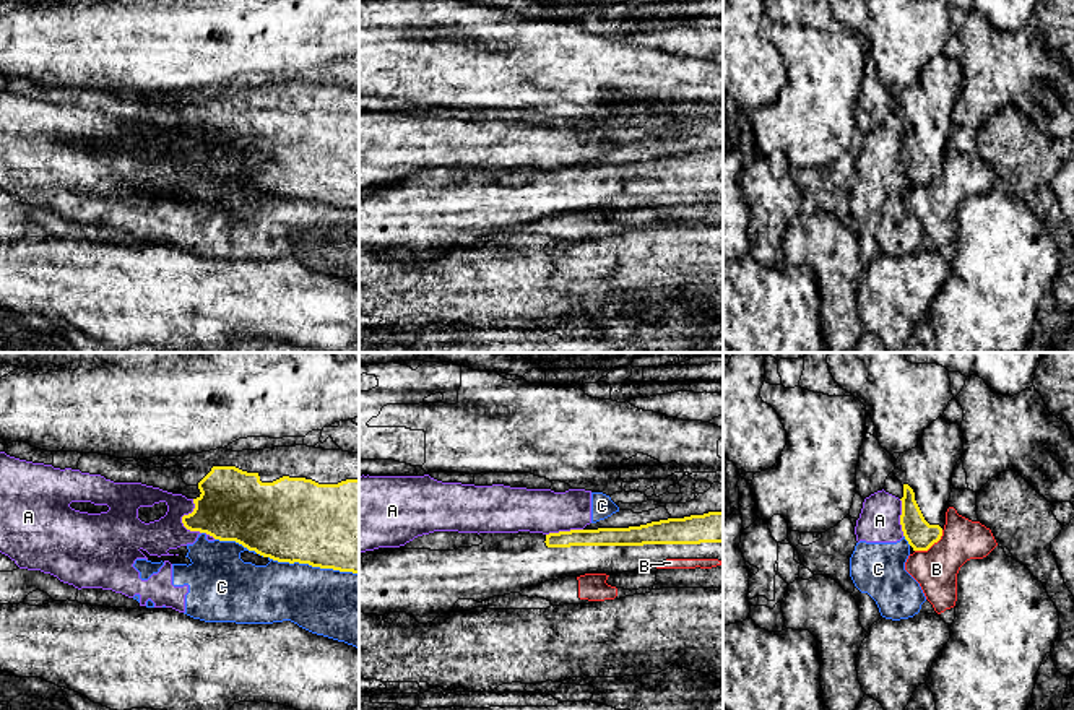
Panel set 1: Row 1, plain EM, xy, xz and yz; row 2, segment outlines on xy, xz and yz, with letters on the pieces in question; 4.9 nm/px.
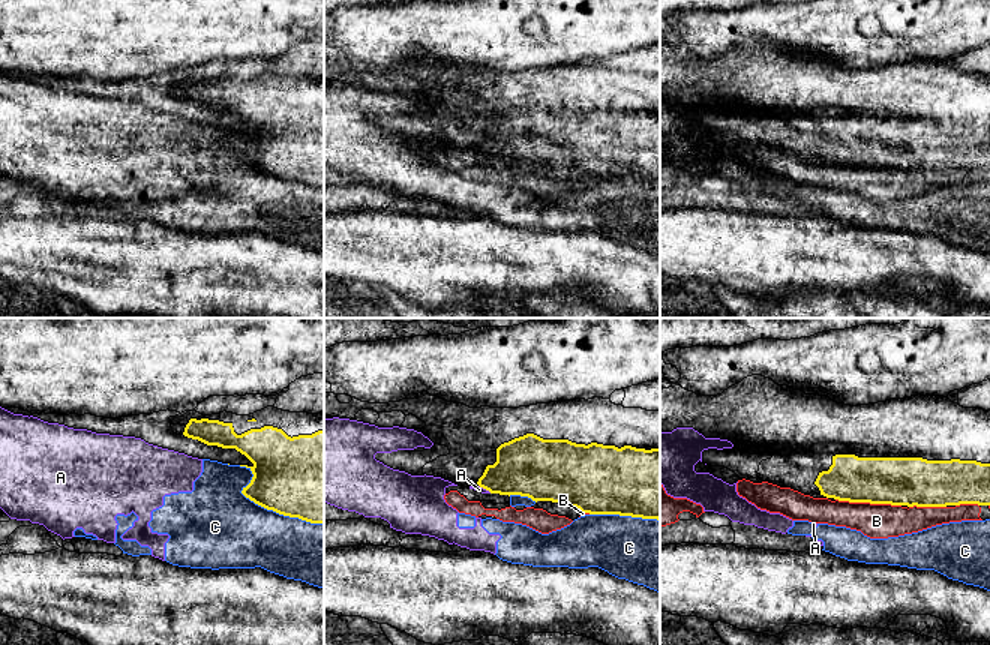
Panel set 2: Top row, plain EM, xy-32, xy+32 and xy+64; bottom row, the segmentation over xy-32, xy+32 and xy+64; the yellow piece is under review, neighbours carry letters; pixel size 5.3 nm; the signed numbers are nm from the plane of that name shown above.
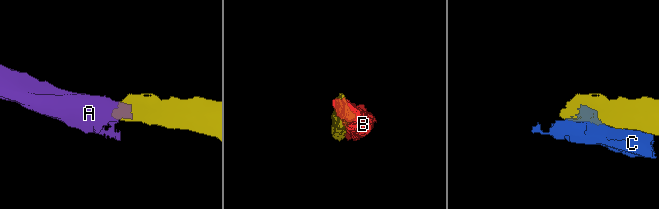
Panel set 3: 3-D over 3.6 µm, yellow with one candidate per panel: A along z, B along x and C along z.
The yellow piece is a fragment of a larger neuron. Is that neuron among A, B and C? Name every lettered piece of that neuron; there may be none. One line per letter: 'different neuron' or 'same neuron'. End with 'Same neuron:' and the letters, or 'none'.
A: different neuron
B: different neuron
C: different neuron
Same neuron: none

